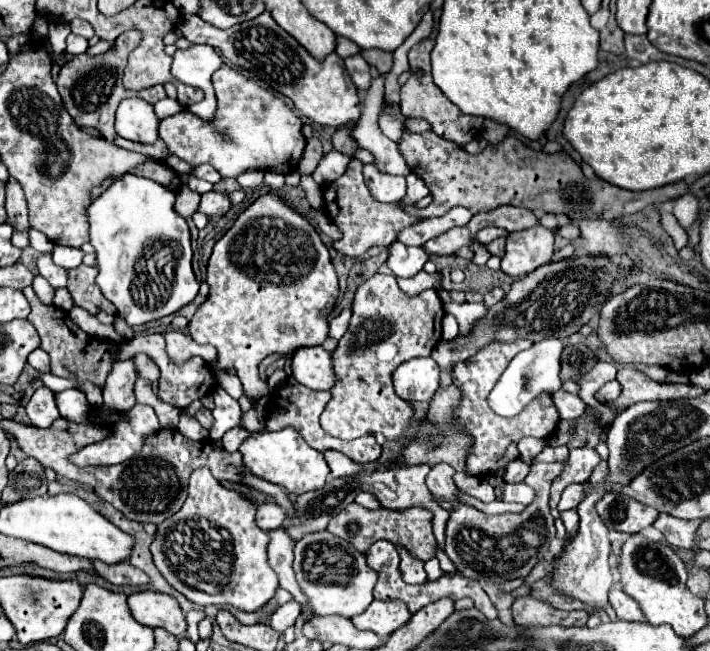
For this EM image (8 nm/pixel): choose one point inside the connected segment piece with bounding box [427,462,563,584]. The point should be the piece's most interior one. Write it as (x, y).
(496, 549)

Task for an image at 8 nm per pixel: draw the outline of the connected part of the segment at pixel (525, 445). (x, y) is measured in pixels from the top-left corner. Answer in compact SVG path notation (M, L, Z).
M523 438L519 442L519 452L521 452L521 460L531 466L533 464L533 458L547 446L545 440L539 440L539 438Z

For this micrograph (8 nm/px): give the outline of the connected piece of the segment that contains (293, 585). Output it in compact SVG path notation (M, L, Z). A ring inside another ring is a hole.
M281 528L269 532L269 564L277 572L277 576L281 580L281 588L291 592L293 600L301 604L303 622L309 622L315 614L307 608L307 598L299 590L299 584L295 580L295 572L293 572L293 542Z

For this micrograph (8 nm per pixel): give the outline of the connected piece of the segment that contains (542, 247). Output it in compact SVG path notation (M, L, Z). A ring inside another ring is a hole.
M541 224L511 232L507 236L505 256L501 258L501 270L511 278L521 278L539 266L547 264L553 256L553 234Z

